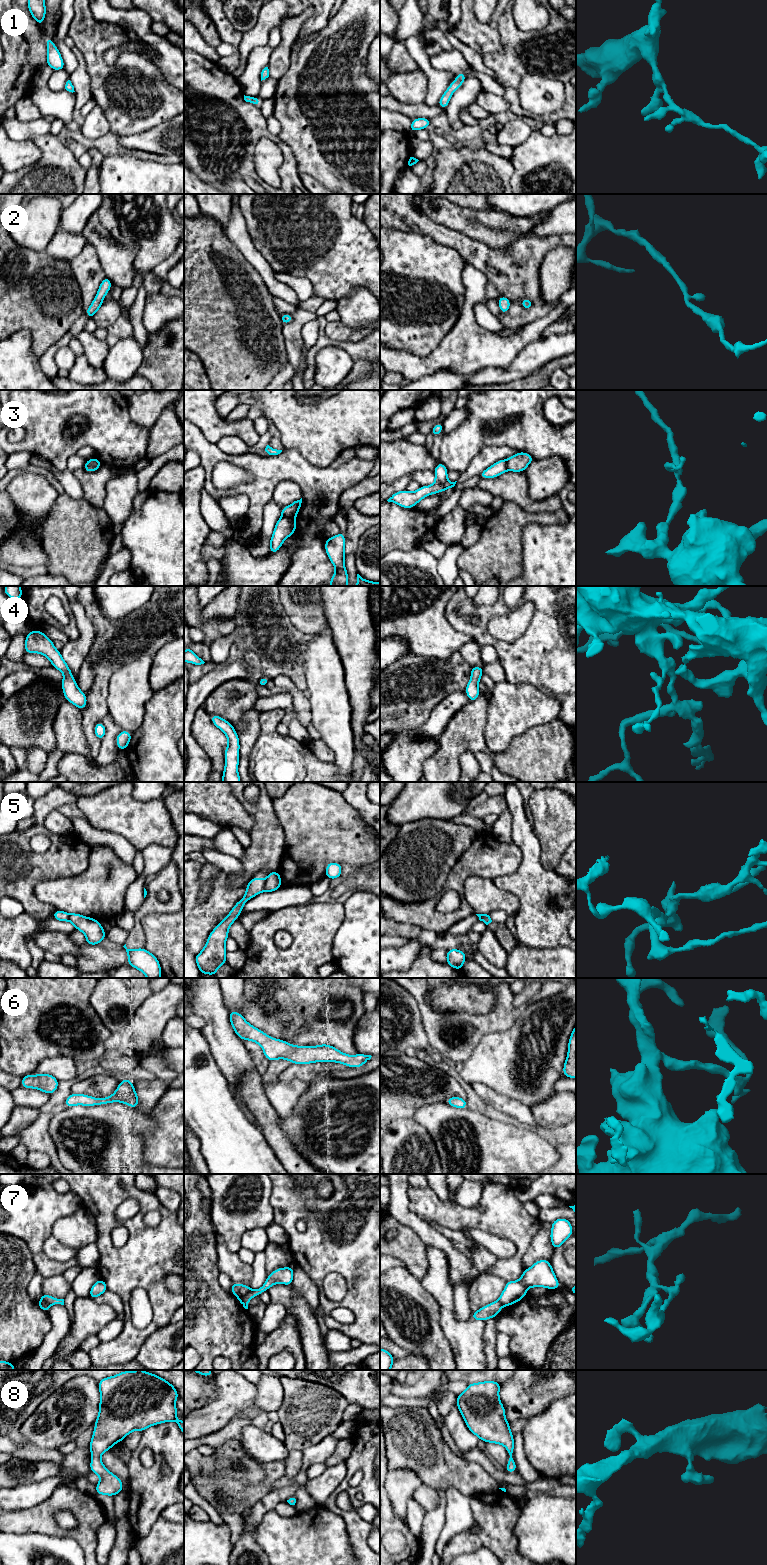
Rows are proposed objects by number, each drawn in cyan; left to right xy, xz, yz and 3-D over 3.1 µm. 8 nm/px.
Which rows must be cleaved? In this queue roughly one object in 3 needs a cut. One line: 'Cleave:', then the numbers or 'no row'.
Cleave: 3, 5, 7

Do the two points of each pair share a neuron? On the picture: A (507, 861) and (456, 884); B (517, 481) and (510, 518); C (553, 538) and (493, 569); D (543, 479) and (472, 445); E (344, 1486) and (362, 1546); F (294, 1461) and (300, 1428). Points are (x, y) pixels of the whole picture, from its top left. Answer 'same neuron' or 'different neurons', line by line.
A: same neuron
B: different neurons
C: different neurons
D: different neurons
E: same neuron
F: different neurons

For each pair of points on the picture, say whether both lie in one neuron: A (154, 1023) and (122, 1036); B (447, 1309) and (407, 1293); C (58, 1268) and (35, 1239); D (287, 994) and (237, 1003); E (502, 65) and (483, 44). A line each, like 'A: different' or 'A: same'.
A: different
B: different
C: same
D: different
E: different

